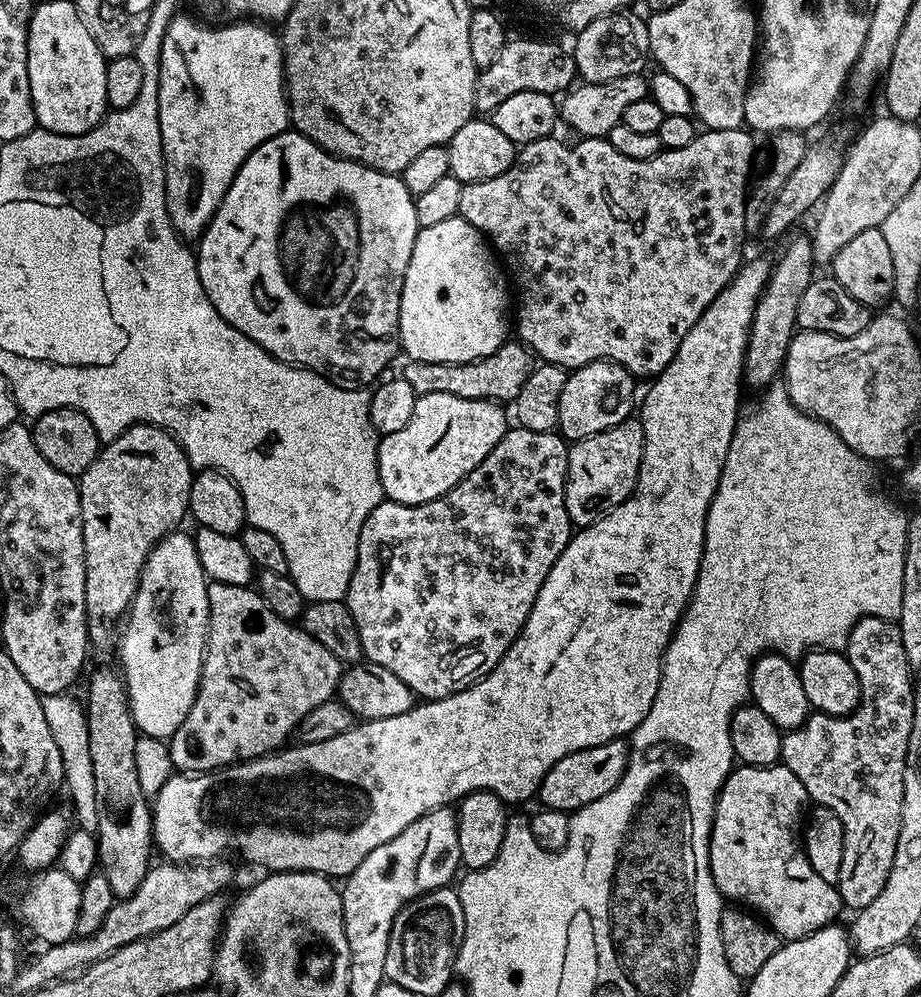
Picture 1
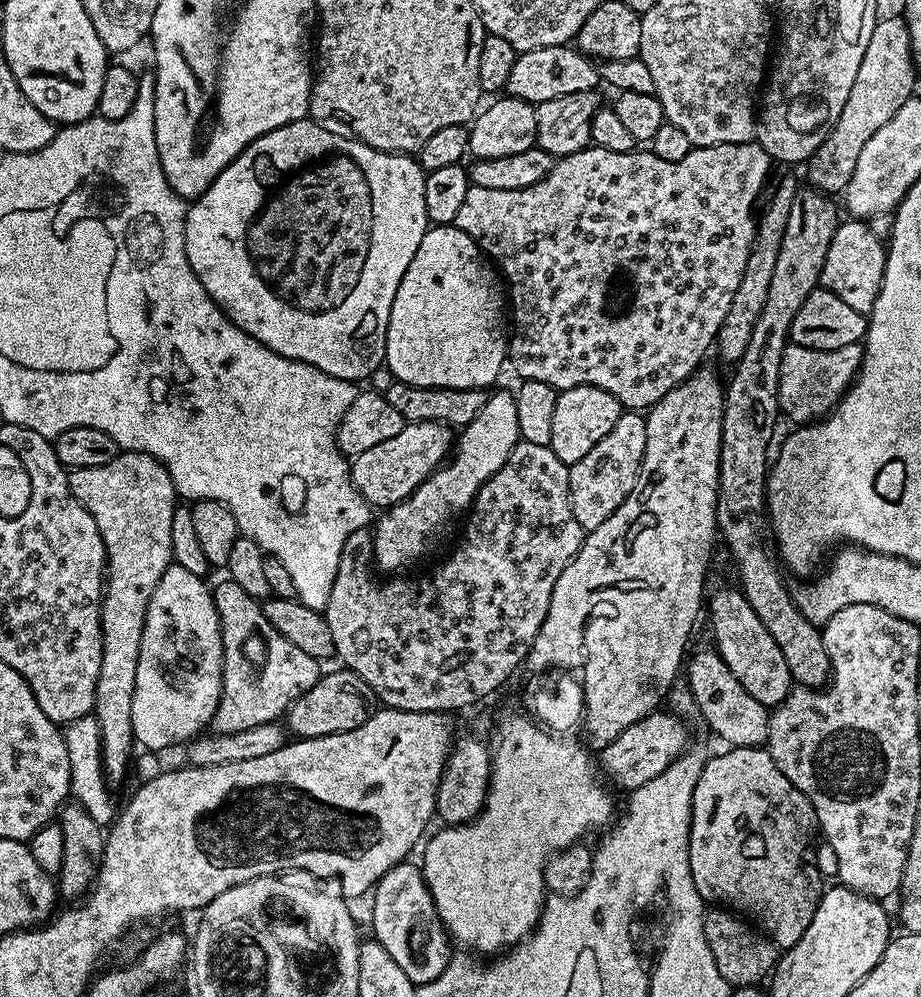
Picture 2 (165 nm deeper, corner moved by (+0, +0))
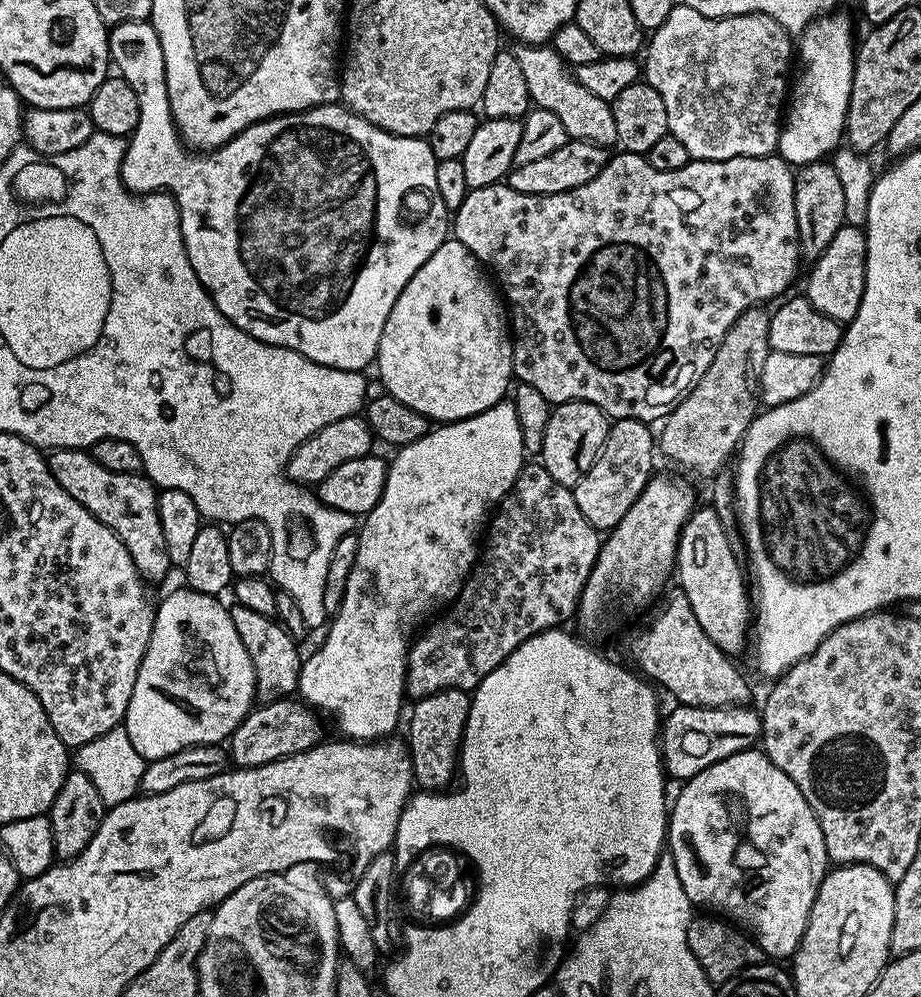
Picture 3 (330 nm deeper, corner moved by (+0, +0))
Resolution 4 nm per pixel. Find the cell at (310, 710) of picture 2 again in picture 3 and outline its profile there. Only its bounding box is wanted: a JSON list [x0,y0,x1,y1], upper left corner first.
[226,698,322,768]

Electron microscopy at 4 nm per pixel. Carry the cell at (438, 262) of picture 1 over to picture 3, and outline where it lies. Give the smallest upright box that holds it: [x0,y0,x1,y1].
[374,238,513,422]

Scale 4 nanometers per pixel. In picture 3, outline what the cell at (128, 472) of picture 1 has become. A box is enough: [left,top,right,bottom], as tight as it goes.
[47,448,172,582]

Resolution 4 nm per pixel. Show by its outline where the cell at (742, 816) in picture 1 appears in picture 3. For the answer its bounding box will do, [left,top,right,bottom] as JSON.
[666,750,830,962]

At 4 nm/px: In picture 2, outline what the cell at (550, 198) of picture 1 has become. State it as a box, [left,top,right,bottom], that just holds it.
[455,142,770,410]

